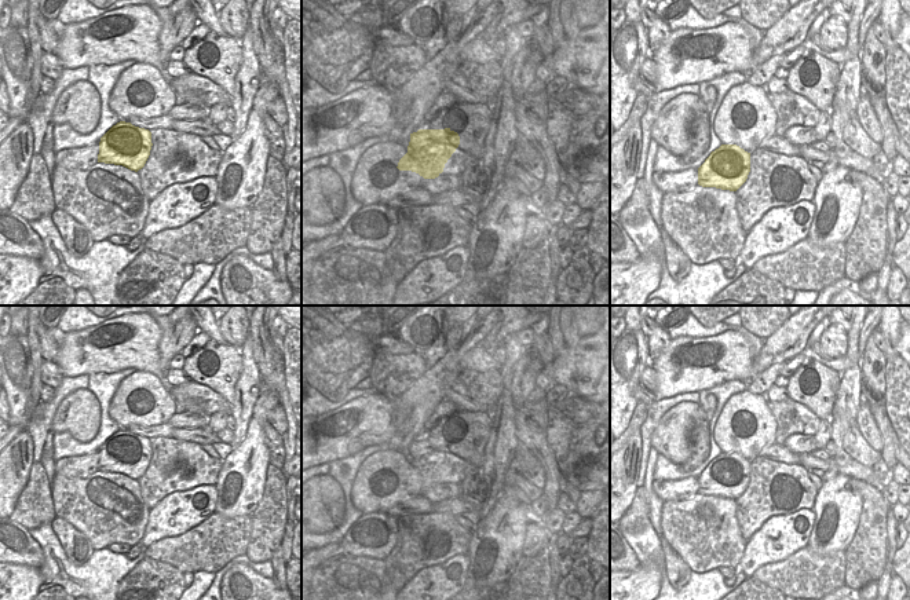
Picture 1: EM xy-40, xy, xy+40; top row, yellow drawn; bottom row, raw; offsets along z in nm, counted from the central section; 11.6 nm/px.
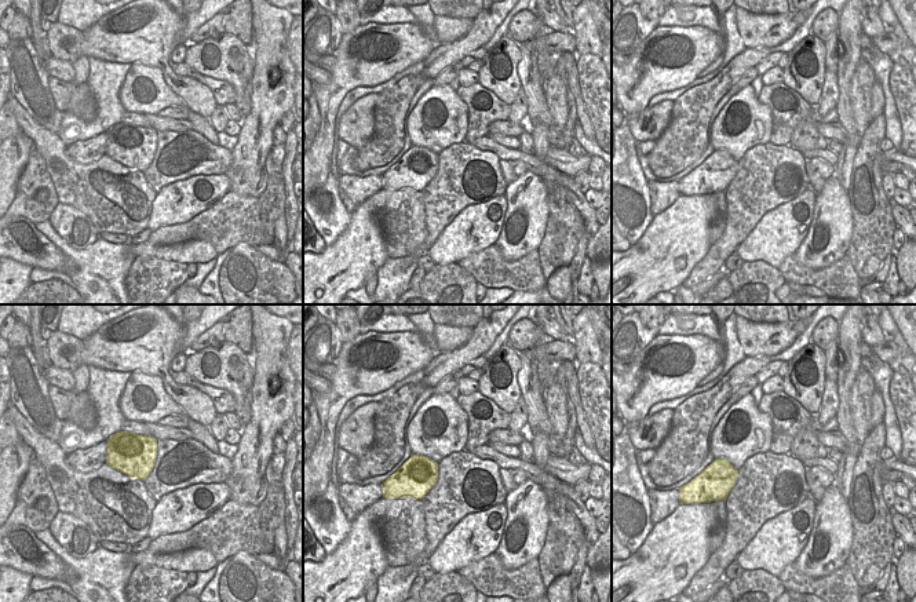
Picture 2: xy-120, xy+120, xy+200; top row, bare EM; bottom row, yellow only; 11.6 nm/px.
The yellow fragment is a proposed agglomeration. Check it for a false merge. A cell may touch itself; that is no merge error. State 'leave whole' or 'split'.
leave whole

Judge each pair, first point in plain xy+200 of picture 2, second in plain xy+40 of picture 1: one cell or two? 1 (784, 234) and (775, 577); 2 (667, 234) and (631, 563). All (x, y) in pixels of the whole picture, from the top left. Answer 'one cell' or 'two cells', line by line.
1: two cells
2: two cells

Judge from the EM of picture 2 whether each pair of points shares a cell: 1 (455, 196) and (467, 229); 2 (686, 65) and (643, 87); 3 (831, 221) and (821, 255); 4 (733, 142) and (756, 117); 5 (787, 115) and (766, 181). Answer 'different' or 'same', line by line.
1: different
2: same
3: same
4: same
5: different

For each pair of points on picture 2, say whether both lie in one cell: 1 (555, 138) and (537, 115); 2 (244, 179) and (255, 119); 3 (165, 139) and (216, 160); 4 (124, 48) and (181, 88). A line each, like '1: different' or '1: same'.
1: same
2: same
3: same
4: same

